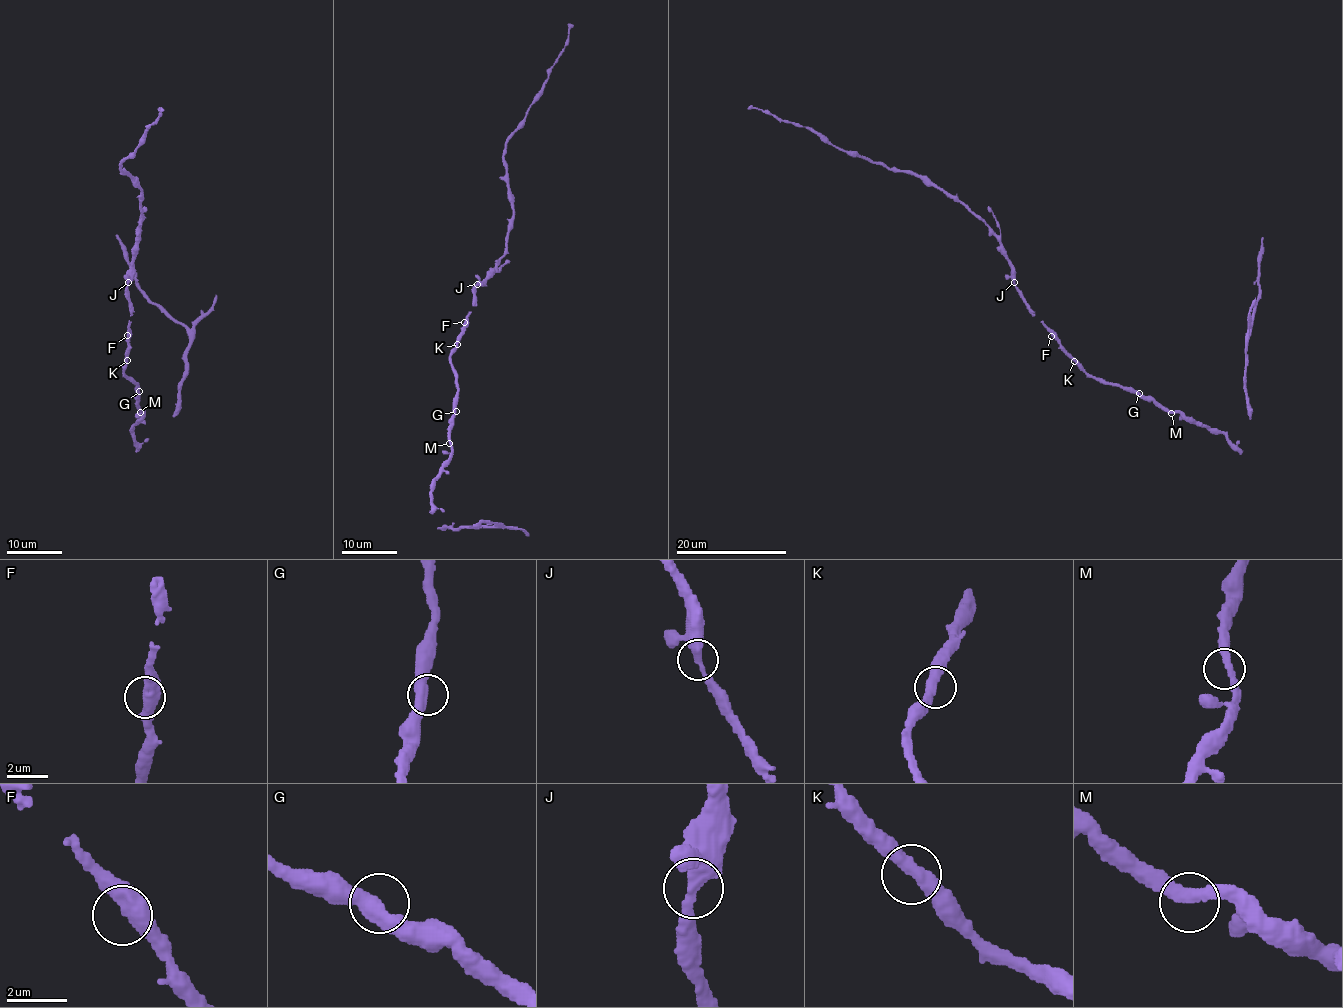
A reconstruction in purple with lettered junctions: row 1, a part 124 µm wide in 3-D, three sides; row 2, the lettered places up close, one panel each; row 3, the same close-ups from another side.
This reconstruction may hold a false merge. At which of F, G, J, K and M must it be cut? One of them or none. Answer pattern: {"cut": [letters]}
{"cut": []}

